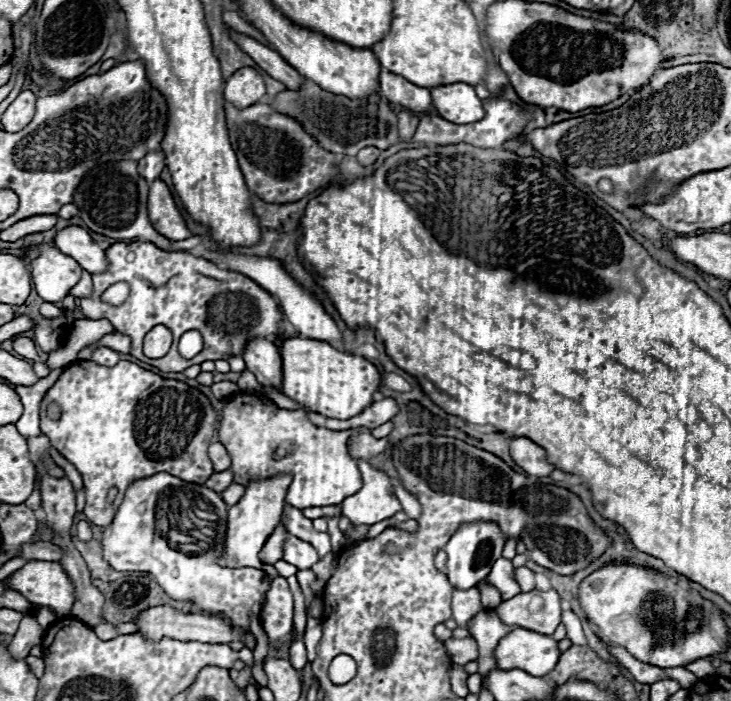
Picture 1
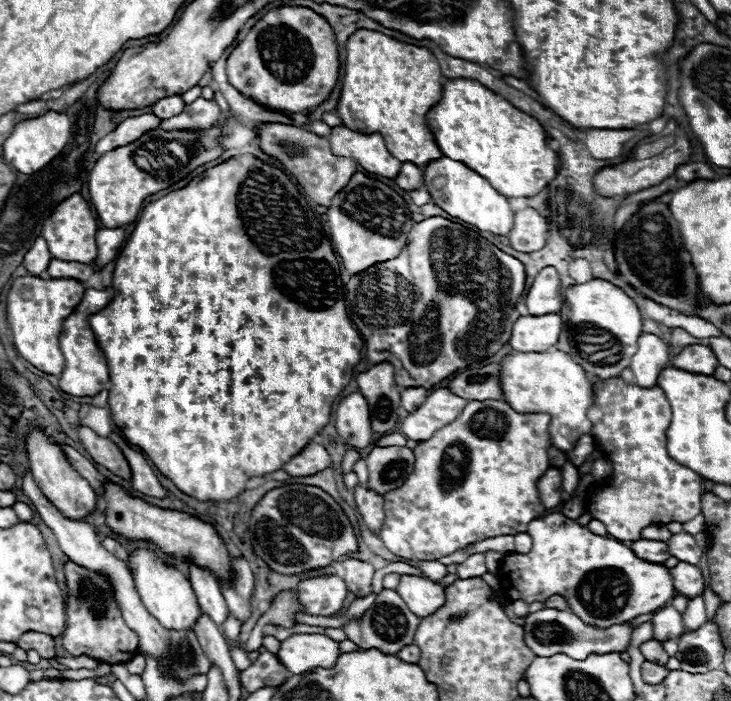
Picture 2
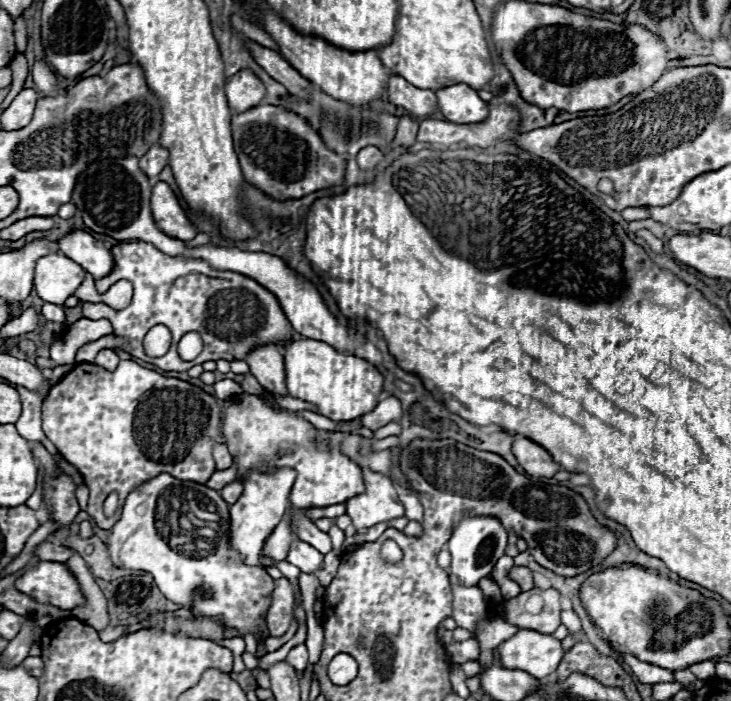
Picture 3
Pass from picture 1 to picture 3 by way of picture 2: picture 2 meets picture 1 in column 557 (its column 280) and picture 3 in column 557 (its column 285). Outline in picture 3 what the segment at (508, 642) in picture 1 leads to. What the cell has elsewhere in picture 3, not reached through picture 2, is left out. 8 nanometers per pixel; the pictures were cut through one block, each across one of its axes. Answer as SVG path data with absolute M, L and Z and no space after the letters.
M522 628L498 646L498 654L504 668L530 672L534 678L546 678L558 668L564 650L554 636Z

